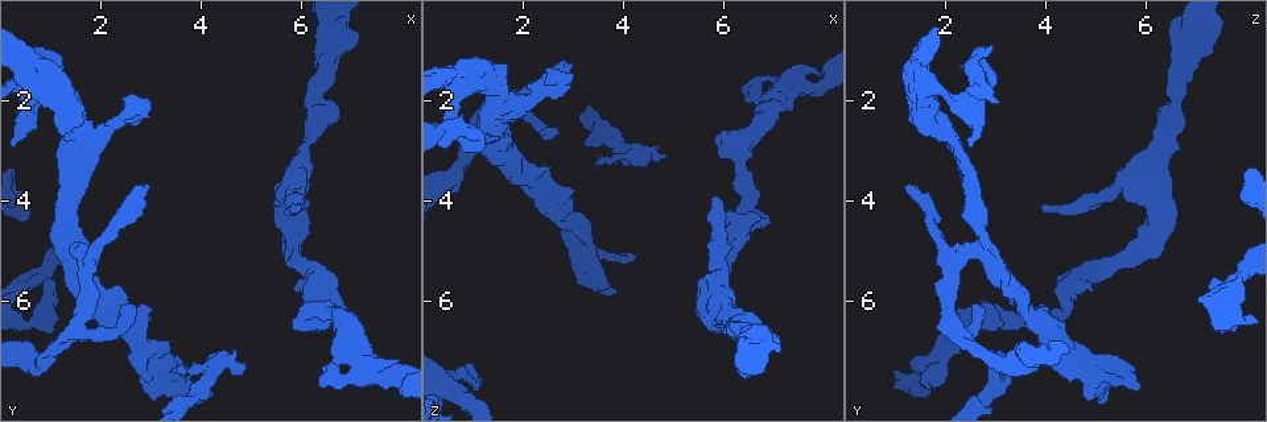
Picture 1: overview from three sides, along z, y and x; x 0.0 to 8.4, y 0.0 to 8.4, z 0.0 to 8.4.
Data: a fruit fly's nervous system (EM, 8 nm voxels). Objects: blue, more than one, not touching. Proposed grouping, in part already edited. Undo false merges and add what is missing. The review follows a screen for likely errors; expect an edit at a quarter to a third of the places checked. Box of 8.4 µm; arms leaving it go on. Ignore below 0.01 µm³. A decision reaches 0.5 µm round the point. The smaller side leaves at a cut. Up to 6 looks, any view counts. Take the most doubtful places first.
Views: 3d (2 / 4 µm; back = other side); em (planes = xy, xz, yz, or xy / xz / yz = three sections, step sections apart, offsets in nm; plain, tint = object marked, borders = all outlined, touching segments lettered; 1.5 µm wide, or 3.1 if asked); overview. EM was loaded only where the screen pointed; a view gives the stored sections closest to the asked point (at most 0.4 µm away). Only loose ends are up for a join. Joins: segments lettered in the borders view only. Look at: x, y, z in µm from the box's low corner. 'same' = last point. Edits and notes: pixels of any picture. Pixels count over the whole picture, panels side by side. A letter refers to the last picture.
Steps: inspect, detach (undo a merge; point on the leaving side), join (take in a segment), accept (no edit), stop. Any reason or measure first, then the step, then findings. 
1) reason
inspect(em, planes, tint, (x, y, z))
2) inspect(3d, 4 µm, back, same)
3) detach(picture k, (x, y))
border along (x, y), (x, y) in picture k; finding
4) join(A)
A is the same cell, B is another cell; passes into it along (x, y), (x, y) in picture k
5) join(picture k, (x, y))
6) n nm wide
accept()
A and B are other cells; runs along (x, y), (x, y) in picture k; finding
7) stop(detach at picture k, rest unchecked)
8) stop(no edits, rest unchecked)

an open end
inspect(em, planes, plain, (2.95, 3.65, 1.30))

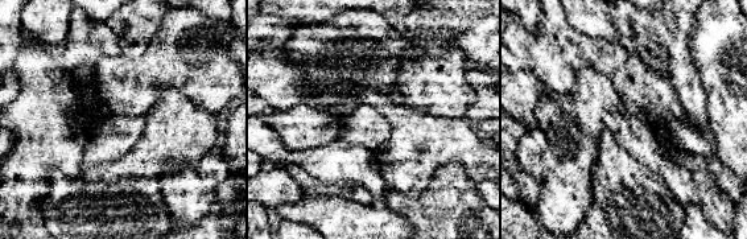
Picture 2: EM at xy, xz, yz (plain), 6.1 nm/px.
see the neighbours
inspect(em, planes, borders, same)

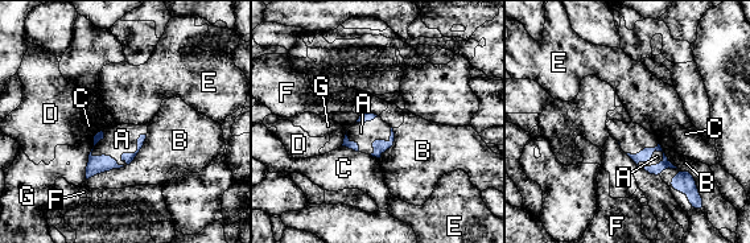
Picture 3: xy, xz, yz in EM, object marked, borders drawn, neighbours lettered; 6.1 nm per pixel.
join(A)
A is the same cell, B, C, D, E, F and G are other cells; passes into it along (104, 163), (122, 159), (122, 139) in picture 3; the cell continues

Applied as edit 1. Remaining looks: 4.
branch stops here
inspect(em, planes, plain, (1.05, 5.65, 7.50))

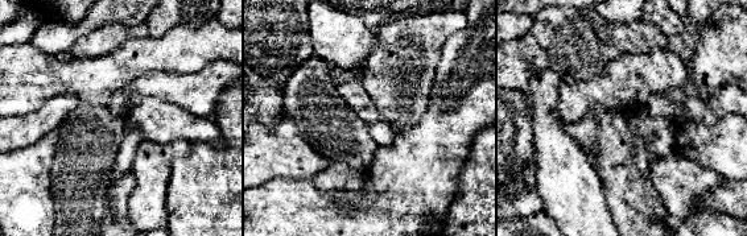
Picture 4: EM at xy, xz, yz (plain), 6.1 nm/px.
see the neighbours
inspect(em, planes, borders, same)

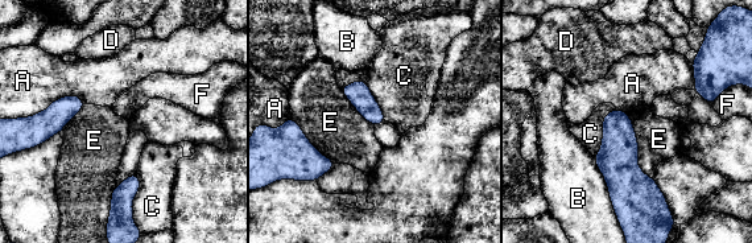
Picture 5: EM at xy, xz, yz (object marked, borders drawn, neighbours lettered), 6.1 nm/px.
accept()
A, B, C, D, E and F are other cells; border along (632, 122), (637, 165), (653, 178) in picture 5; none of them fits

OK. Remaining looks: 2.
branch stops here
inspect(em, planes, borders, (6.45, 7.65, 1.75))

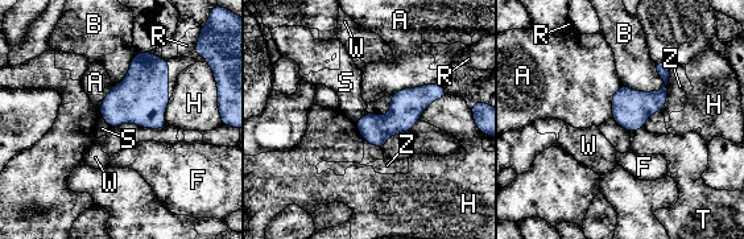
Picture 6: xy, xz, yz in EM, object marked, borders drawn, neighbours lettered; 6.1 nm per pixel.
Z touches over 280 nm
accept()
A, B, F, H, R, S, T, W and Z are other cells; no lettered segment goes on from it

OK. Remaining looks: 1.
stop(join at picture 3, rest unchecked)

